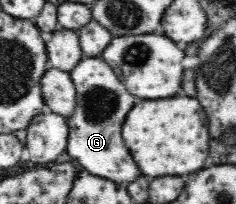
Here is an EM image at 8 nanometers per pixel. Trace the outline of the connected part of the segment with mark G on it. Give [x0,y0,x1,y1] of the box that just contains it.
[66,55,143,185]

